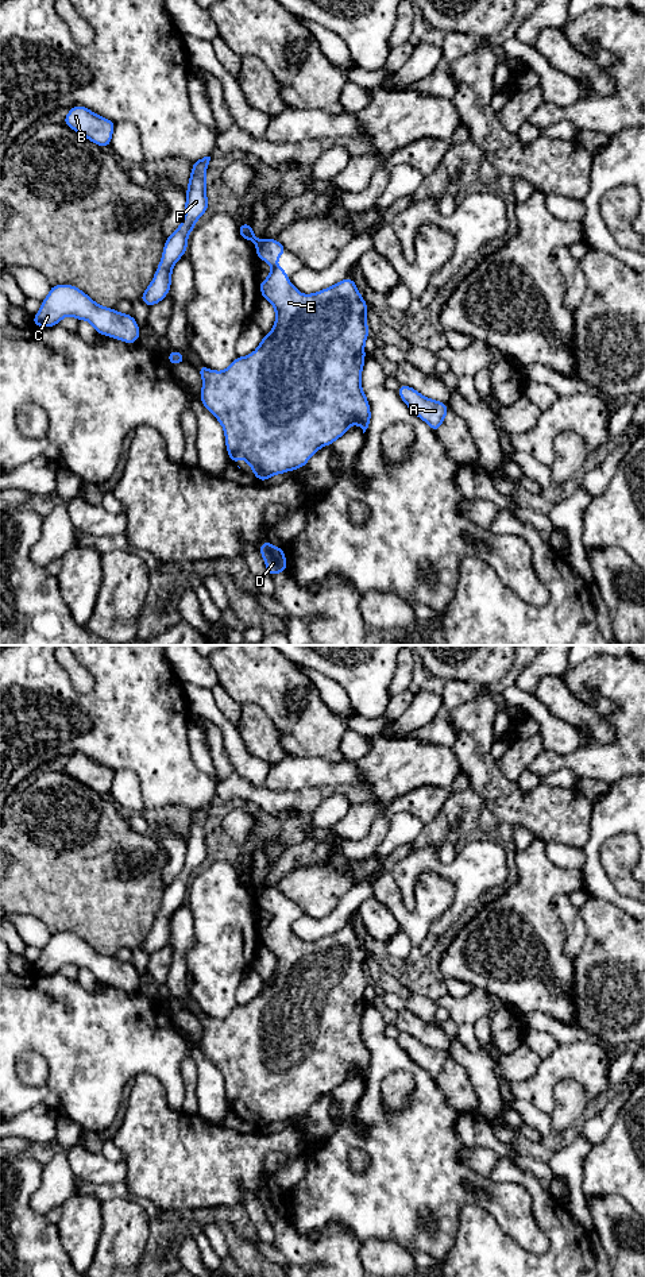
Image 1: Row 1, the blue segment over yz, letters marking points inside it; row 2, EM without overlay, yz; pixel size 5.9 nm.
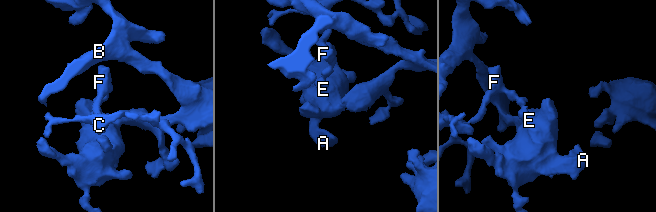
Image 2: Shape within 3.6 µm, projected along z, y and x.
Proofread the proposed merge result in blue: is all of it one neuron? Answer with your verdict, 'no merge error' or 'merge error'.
merge error

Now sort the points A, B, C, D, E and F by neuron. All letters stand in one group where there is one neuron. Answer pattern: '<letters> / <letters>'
A B D E / C F

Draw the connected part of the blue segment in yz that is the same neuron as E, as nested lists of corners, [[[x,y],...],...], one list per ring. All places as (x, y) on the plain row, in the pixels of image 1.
[[[277,887],[256,891],[255,903],[271,914],[270,923],[259,930],[262,945],[275,957],[277,968],[271,980],[263,984],[252,1002],[236,1004],[224,1019],[213,1019],[204,1012],[197,1016],[202,1025],[200,1048],[221,1072],[231,1110],[237,1114],[242,1103],[260,1130],[271,1123],[302,1116],[321,1095],[335,1091],[354,1070],[364,1081],[371,1068],[370,1052],[360,1034],[364,991],[370,981],[366,949],[349,926],[317,941],[301,942],[287,927],[287,921],[275,913],[279,903],[286,900]]]

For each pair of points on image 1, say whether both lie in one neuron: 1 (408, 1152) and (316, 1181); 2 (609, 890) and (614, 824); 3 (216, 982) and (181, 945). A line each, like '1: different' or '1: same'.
1: same
2: same
3: different

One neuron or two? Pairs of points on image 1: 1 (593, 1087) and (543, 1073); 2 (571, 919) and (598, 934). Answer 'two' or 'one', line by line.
1: one
2: two

